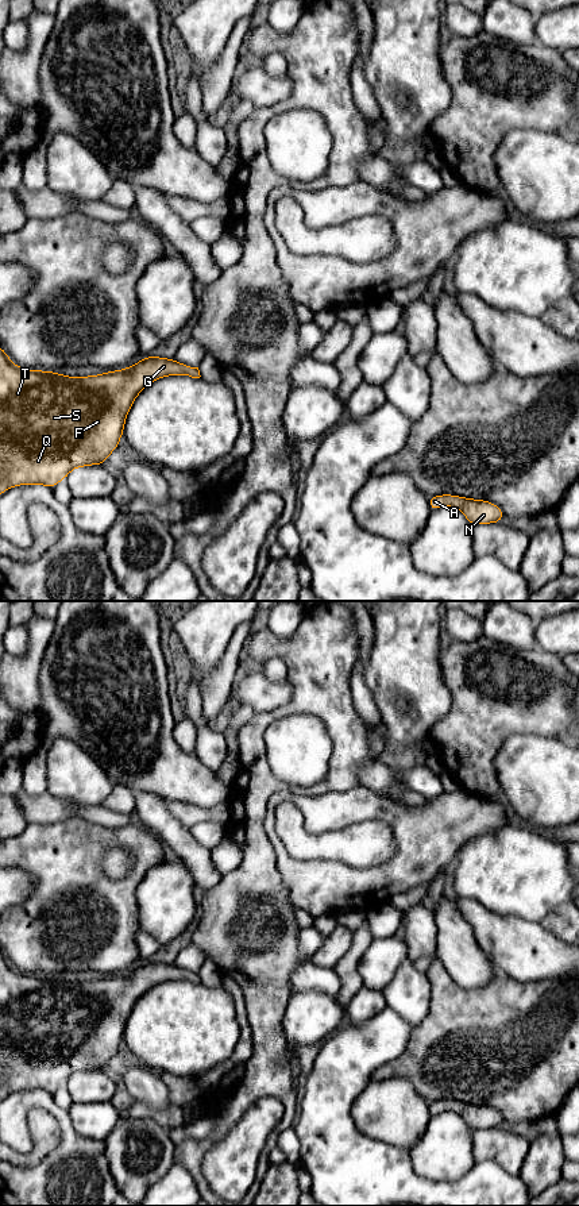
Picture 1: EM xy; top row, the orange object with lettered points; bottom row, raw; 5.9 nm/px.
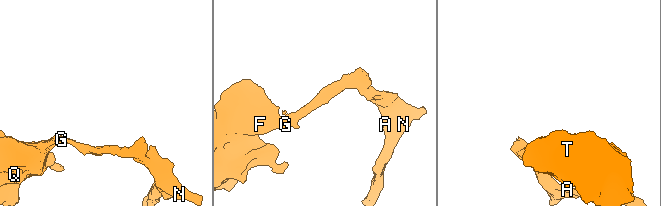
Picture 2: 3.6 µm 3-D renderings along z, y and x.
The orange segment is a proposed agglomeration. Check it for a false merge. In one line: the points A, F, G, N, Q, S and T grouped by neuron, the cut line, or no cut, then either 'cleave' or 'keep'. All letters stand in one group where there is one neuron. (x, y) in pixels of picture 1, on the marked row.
groups A F G N Q S T; cut none; keep

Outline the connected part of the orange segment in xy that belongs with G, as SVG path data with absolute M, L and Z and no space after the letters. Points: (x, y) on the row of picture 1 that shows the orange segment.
M0 347L0 494L3 494L9 488L19 486L19 485L38 483L53 489L58 482L66 479L69 473L76 467L105 465L108 455L113 452L119 446L119 442L123 436L127 415L138 394L144 388L147 388L151 382L169 375L189 375L192 378L201 377L198 367L192 367L180 363L175 359L150 357L150 355L142 358L136 365L121 370L105 371L97 375L69 377L69 375L58 374L55 371L27 370L19 367L8 358L7 352Z

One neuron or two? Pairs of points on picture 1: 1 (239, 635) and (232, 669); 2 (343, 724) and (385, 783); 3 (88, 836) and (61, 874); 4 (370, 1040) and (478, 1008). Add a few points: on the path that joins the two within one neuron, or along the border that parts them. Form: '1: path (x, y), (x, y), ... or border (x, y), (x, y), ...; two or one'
1: path (236, 643), (234, 661); one
2: border (375, 758), (362, 767), (358, 783); two
3: path (78, 846), (66, 858), (66, 864); one
4: border (415, 1028), (405, 1050), (398, 1056); two

